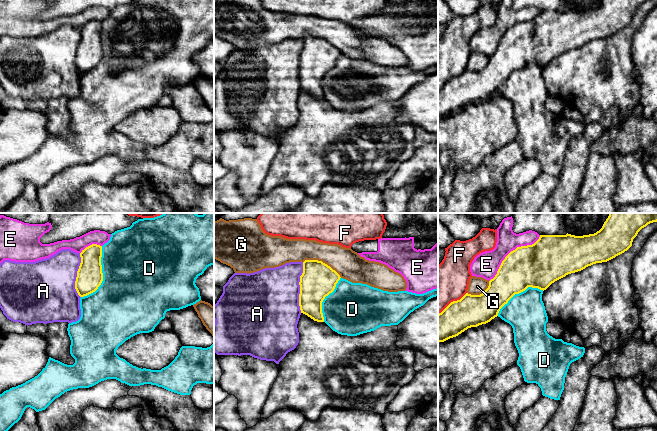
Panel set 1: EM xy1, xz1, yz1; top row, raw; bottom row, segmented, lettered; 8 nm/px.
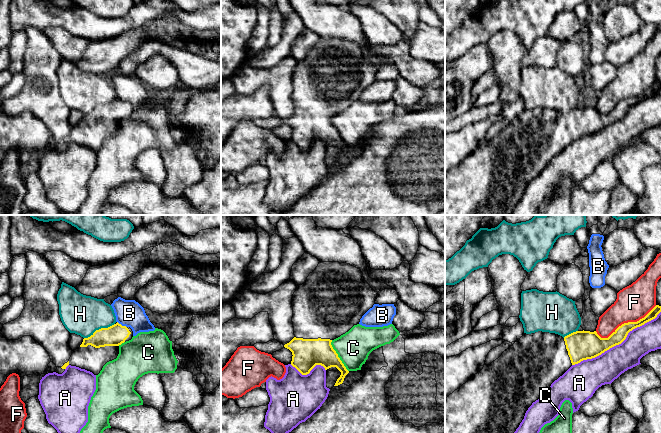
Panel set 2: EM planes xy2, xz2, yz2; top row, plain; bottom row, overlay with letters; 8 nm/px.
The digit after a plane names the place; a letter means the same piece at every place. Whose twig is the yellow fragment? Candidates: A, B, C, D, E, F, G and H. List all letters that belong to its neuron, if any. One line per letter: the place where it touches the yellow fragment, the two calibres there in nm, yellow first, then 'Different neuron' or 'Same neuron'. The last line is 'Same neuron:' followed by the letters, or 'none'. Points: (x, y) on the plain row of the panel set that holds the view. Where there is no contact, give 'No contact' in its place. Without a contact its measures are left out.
A: Touches yellow at yz2 (617, 120). Thickness 220 nm (yellow) against 240 nm. Different neuron
B: Touches yellow at xy2 (121, 101). Thickness 170 nm (yellow) against 220 nm. Different neuron
C: Touches yellow at xz2 (337, 132). Thickness 240 nm (yellow) against 280 nm. Different neuron
D: Touches yellow at xy1 (102, 51). Thickness 200 nm (yellow) against 500 nm. Different neuron
E: Touches yellow at yz1 (511, 27). Thickness 360 nm (yellow) against 200 nm. Different neuron
F: Touches yellow at yz2 (625, 99). Thickness 110 nm (yellow) against 280 nm. Different neuron
G: Touches yellow at xz1 (321, 37). Thickness 280 nm (yellow) against 220 nm. Different neuron
H: Touches yellow at xy2 (99, 105). Thickness 170 nm (yellow) against 320 nm. Different neuron
Same neuron: none

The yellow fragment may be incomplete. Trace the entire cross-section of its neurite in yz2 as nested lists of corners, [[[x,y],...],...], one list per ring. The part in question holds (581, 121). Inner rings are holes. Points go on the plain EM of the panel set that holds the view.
[[[656,81],[644,94],[622,100],[608,114],[601,114],[596,107],[584,106],[573,108],[564,114],[555,109],[542,107],[524,109],[520,116],[505,126],[498,135],[490,141],[484,141],[481,147],[445,175],[445,215],[511,215],[532,179],[572,141],[595,134],[621,120],[630,107],[655,95],[660,88],[661,82]]]

